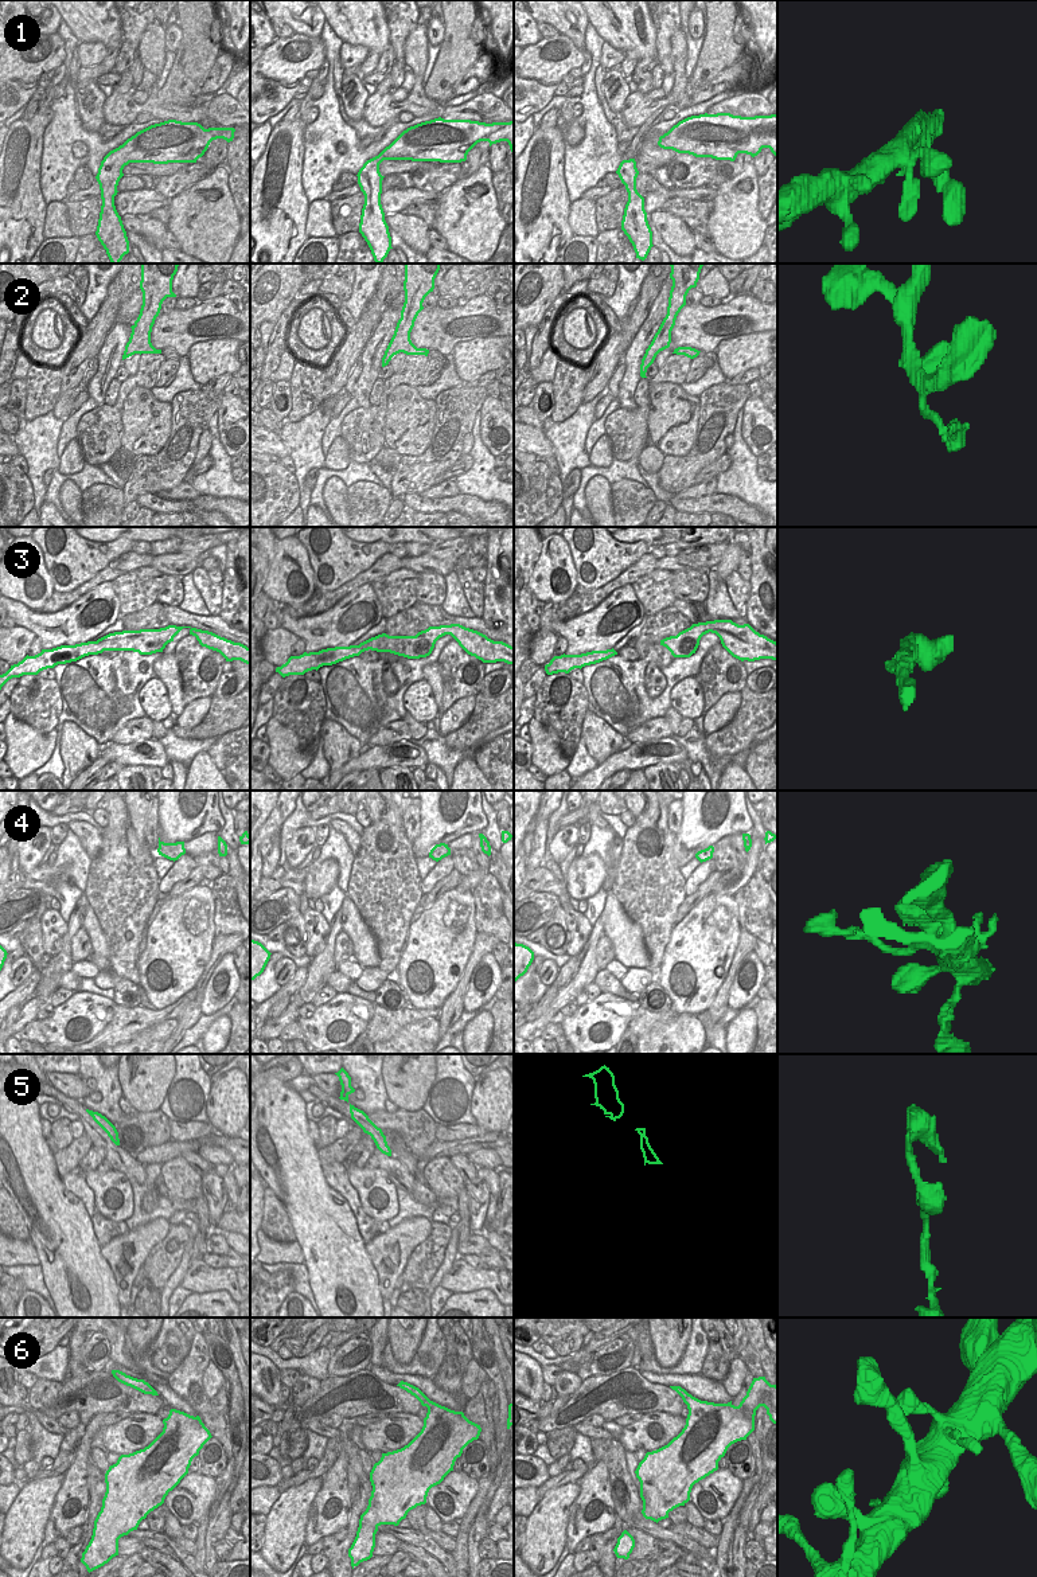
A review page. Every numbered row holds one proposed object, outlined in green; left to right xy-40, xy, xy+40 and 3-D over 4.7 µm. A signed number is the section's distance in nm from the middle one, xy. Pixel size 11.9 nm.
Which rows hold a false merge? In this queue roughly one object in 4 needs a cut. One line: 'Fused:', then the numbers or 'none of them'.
Fused: none of them

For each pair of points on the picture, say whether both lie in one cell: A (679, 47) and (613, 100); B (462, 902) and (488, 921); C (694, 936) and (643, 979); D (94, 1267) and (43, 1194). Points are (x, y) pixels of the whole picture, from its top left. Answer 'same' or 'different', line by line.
A: different
B: different
C: different
D: same

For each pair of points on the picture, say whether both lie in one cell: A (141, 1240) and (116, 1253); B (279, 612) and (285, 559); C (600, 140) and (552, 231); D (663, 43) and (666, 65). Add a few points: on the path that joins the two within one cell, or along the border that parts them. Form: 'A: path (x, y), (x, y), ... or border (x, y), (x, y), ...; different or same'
A: path (133, 1240), (123, 1241), (120, 1245); same
B: border (272, 598), (288, 605); different
C: border (562, 168), (570, 203); different
D: path (663, 49), (663, 59); same

